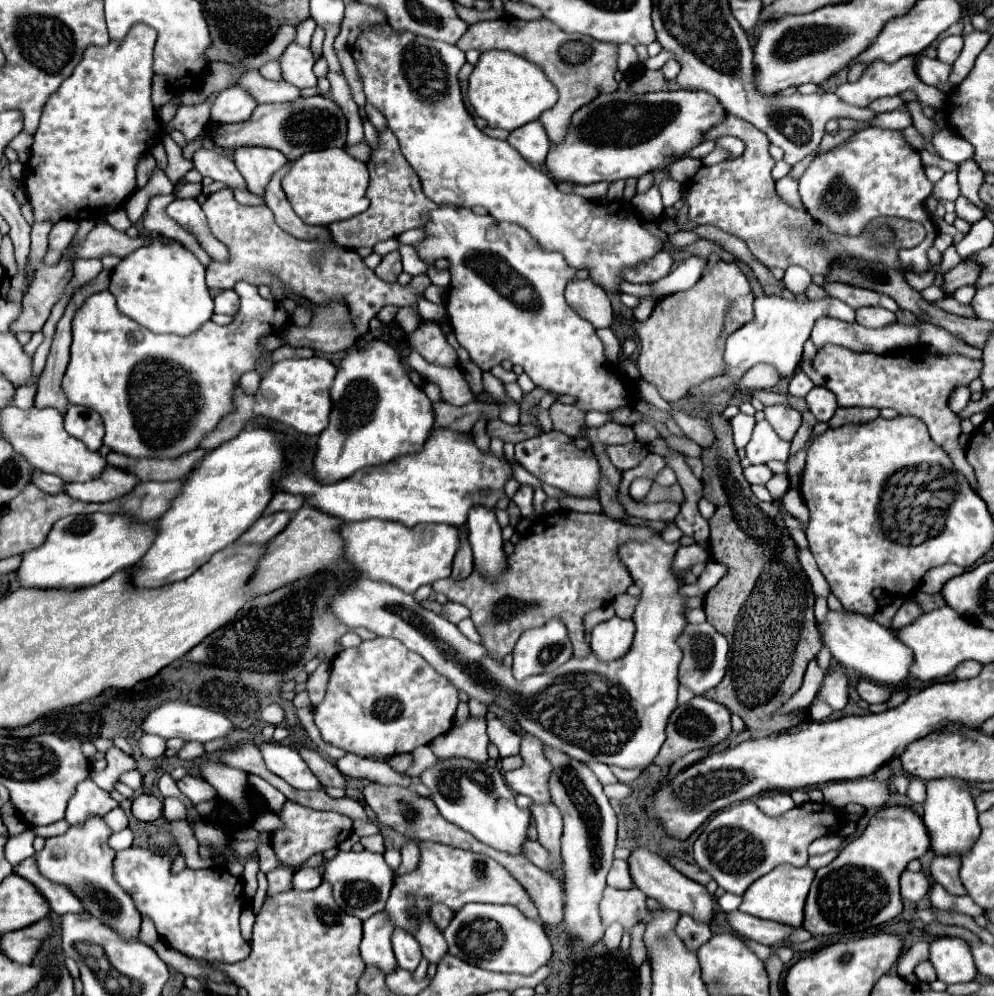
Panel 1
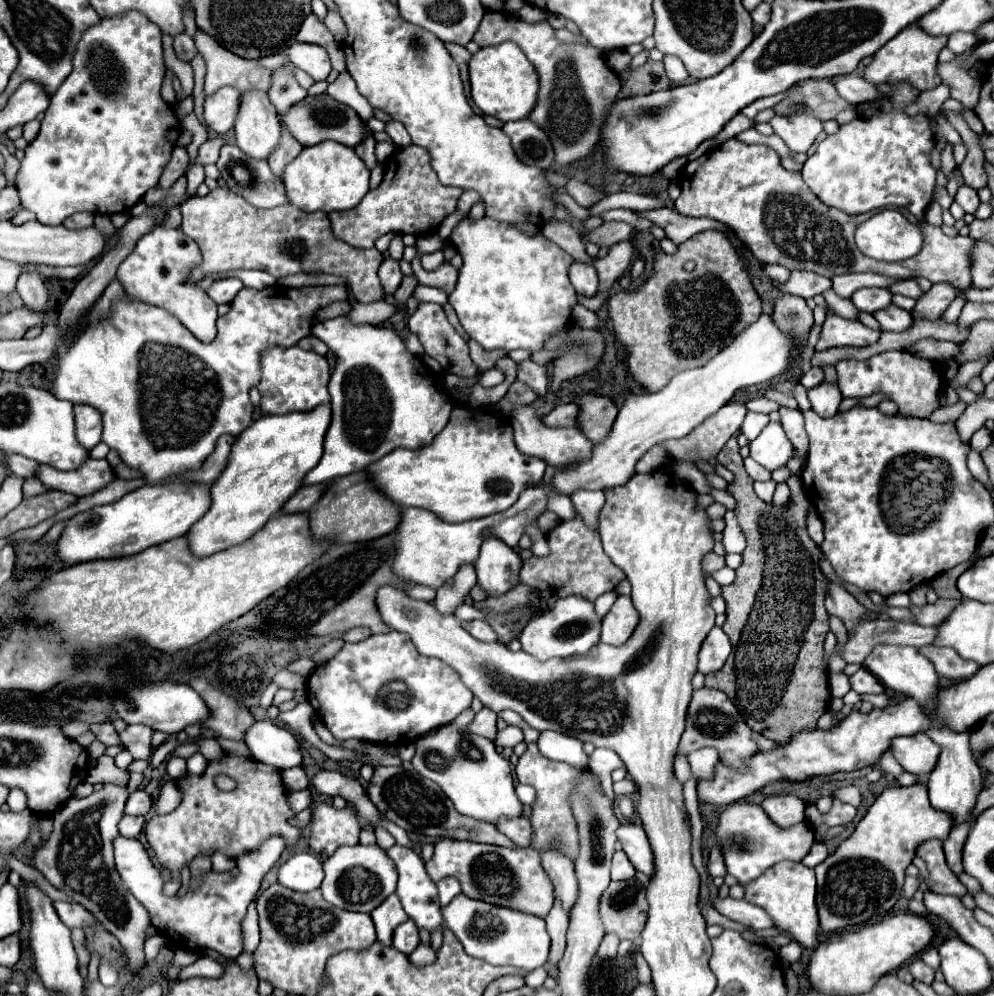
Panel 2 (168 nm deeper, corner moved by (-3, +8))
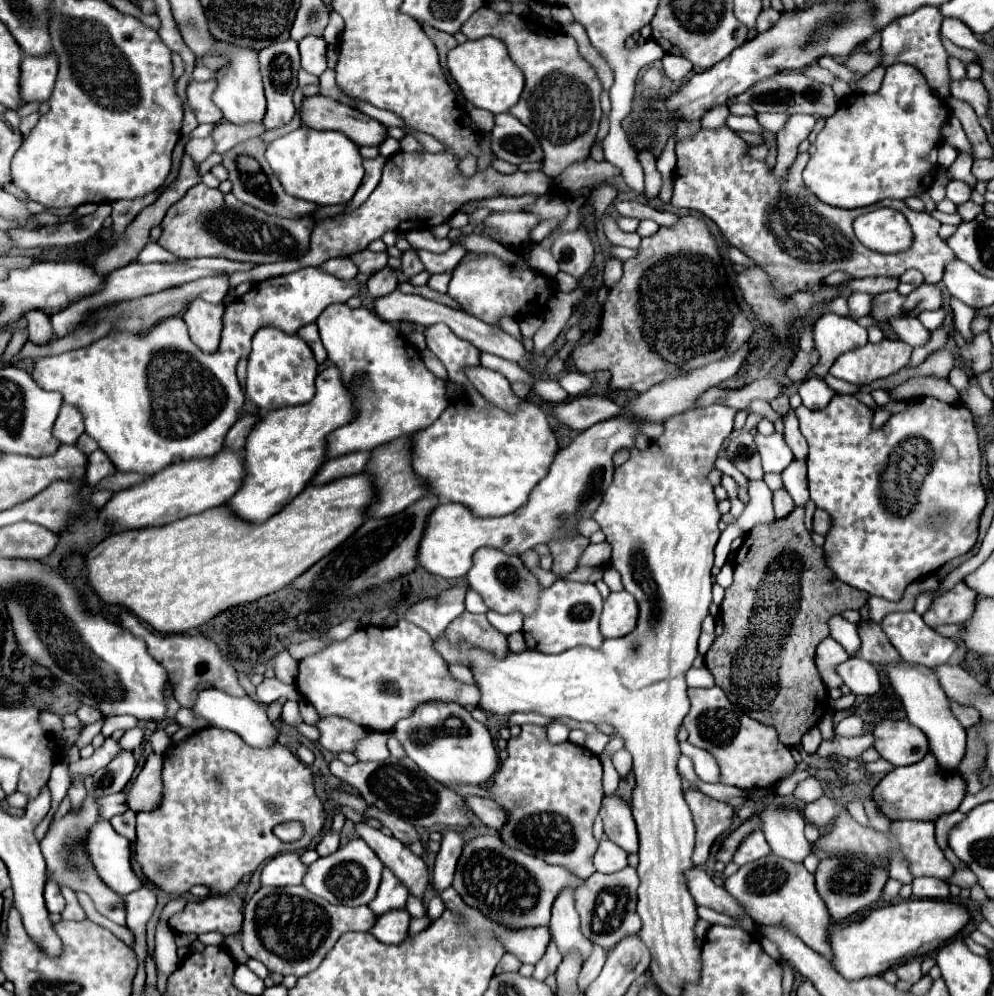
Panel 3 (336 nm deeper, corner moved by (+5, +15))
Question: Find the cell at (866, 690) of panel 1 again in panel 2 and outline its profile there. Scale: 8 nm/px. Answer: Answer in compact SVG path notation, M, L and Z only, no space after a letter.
M860 668L854 676L850 676L850 684L858 694L882 694L884 692L884 686L866 668Z

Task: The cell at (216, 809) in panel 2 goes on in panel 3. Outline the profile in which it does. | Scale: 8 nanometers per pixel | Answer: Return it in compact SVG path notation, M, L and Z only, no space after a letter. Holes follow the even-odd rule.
M206 727L206 729L200 729L200 731L194 731L184 743L180 745L172 745L166 753L164 753L164 769L162 769L162 783L164 783L164 789L162 789L162 799L160 799L160 805L152 811L140 811L138 813L138 821L136 821L136 833L138 833L138 841L136 841L136 861L144 873L144 877L158 889L174 895L174 897L182 897L184 893L190 891L190 887L194 885L206 885L210 887L210 891L214 893L228 893L232 891L240 879L244 875L250 875L254 873L264 861L268 859L274 859L278 853L288 853L288 851L302 851L310 845L310 841L320 835L324 823L326 823L326 811L324 811L324 805L320 801L320 797L316 795L314 791L314 779L312 779L312 771L284 745L276 743L276 745L270 745L268 749L256 749L256 747L250 747L242 741L240 735L232 733L232 731L224 731L224 729L218 729L218 727ZM284 821L300 821L304 825L304 837L300 841L294 841L294 843L282 843L274 833L272 829L278 825L278 823L284 823Z

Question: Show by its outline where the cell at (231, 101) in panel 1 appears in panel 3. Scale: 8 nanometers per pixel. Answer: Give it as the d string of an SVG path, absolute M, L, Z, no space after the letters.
M190 79L188 89L186 89L186 97L188 97L188 105L190 111L196 115L198 123L220 123L222 121L222 111L216 109L216 105L212 103L212 93L216 89L216 81L194 81Z

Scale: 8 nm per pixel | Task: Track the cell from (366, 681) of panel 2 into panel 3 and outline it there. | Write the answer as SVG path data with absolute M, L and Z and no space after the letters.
M400 619L394 627L360 627L344 641L332 641L322 651L298 661L296 689L308 699L320 717L338 715L356 719L356 725L374 731L390 731L414 707L426 701L454 701L476 705L480 689L450 677L446 661L432 649L432 637L424 629Z

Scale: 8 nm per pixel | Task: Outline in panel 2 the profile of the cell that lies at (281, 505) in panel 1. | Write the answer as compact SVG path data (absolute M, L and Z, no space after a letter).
M338 316L314 324L310 336L320 338L336 354L336 368L328 382L328 392L332 396L332 422L324 436L324 454L320 462L304 476L302 486L324 484L334 478L358 472L396 448L424 448L432 444L436 434L446 426L452 410L450 396L436 384L428 370L424 370L422 376L422 360L408 352L404 340L394 330L370 324L356 326L346 320L346 316Z

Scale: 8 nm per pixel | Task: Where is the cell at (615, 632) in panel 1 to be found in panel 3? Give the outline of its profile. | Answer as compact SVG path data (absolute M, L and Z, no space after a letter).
M628 591L610 593L604 601L604 611L600 617L600 631L608 637L624 637L628 635L638 621L638 605L634 595Z

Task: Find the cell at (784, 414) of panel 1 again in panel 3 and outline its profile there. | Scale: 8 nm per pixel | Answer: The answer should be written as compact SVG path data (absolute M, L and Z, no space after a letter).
M790 411L784 419L784 441L788 443L788 447L792 449L796 459L806 459L808 457L808 443L798 429L798 421L796 421L794 411Z

